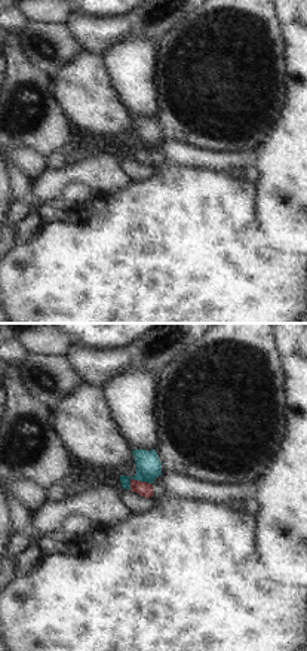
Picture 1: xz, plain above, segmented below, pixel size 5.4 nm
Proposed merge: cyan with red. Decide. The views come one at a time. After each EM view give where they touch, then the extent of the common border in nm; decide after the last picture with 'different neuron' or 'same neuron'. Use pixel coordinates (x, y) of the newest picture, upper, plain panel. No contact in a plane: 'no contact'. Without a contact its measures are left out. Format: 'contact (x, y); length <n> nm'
contact (140, 147); length 120 nm

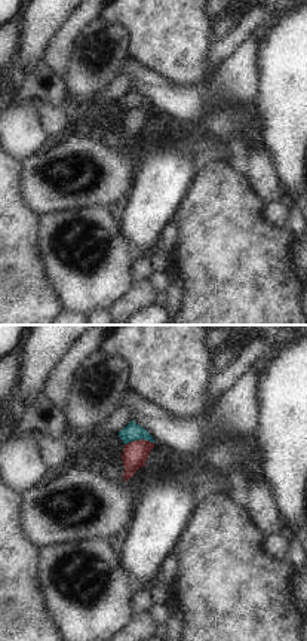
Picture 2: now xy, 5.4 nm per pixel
contact (138, 107); length 160 nm

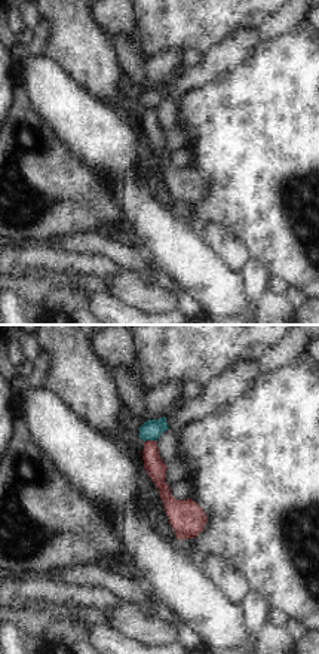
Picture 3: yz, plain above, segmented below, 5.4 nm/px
contact (149, 107); length 70 nm

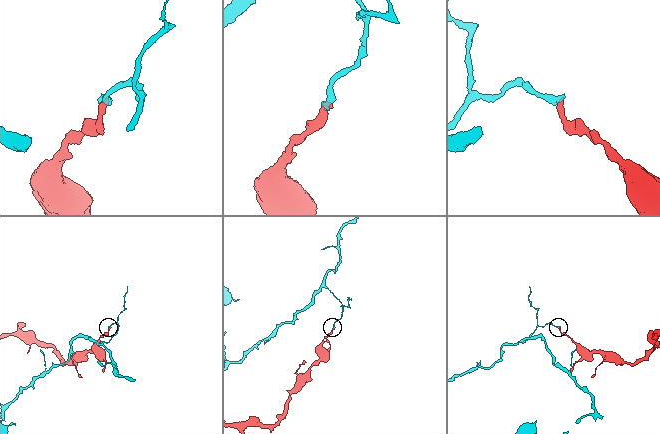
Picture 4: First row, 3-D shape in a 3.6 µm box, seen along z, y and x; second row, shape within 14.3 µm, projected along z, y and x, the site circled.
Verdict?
different neuron

